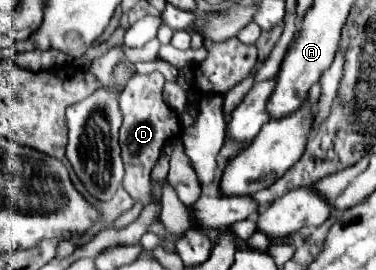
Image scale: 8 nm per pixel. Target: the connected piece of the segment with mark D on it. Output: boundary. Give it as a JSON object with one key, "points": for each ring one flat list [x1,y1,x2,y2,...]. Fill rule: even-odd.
{"points":[[152,72,146,76,136,74,120,96,120,108,124,114,120,128,120,148,126,170,122,186,134,200,142,200,144,204,150,202,150,172,158,160,160,148,180,134,176,114,162,100,162,86,164,76,160,72]]}

